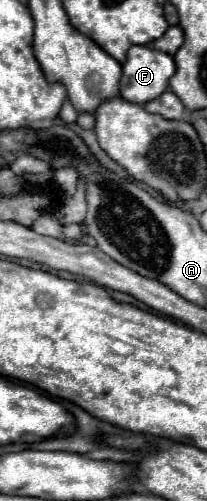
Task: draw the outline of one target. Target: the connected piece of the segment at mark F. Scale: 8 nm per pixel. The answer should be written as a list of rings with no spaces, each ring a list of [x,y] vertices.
[[[132,46],[128,50],[128,60],[122,66],[120,94],[128,102],[146,104],[168,88],[168,80],[174,72],[176,62],[170,54],[148,46]]]

